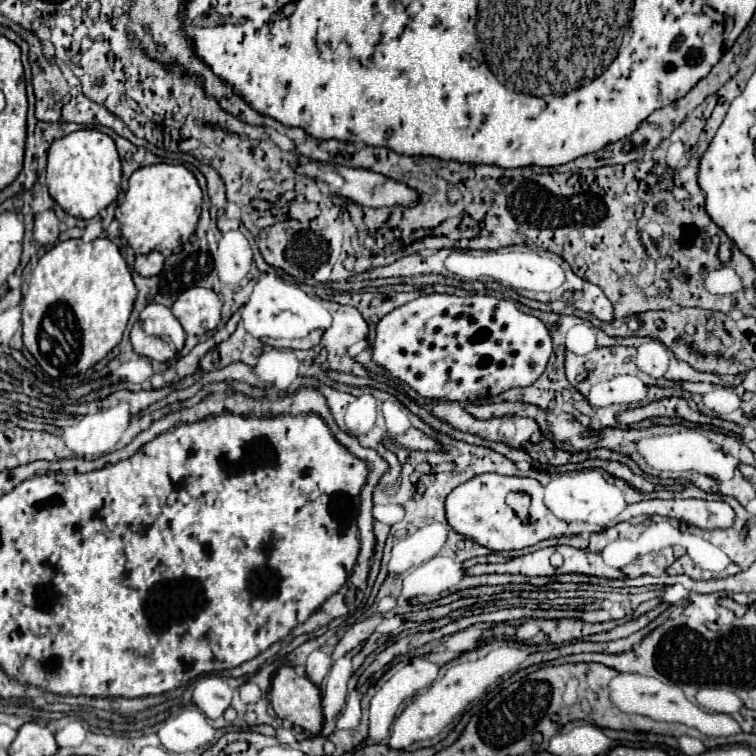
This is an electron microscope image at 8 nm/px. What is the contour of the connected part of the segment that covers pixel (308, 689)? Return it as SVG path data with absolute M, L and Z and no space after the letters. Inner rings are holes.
M280 667L272 679L270 703L280 719L318 735L324 715L320 705L320 689L308 677L298 675L294 667Z

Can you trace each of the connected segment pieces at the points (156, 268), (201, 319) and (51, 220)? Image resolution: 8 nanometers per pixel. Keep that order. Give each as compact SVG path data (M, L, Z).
M152 251L148 255L138 255L134 269L142 277L152 277L152 275L158 275L162 271L162 265L164 265L164 255L158 251Z
M192 287L184 291L172 305L172 313L180 319L186 333L204 335L220 323L222 301L212 289Z
M52 209L36 215L36 221L34 221L34 239L40 245L52 245L52 243L56 243L58 235L60 235L60 221L54 215Z

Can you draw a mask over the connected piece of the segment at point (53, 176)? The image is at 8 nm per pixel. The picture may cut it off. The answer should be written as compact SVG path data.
M82 129L56 139L48 151L48 191L52 199L72 217L92 219L106 209L118 197L120 177L122 167L114 141L96 129Z

